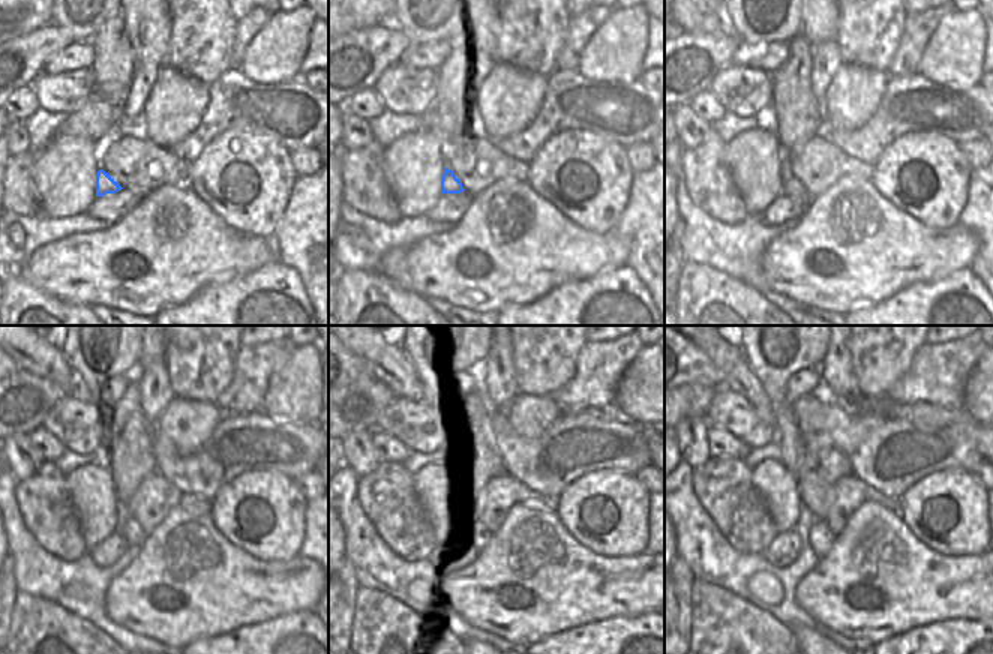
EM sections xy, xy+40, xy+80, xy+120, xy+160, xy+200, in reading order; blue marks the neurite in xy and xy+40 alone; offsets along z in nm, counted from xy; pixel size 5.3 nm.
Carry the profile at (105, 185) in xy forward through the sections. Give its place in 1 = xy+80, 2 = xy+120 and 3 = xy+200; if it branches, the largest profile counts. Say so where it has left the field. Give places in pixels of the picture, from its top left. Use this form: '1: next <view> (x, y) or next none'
1: next xy+80 (792, 188)
2: next xy+120 (126, 525)
3: next xy+200 (809, 528)

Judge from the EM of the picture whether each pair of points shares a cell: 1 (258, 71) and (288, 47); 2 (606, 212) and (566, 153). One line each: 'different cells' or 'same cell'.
1: same cell
2: same cell

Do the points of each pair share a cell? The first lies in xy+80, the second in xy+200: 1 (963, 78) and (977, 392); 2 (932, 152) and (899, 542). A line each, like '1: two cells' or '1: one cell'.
1: one cell
2: two cells

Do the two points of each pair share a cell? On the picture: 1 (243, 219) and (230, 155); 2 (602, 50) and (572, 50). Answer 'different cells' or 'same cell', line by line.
1: same cell
2: different cells

